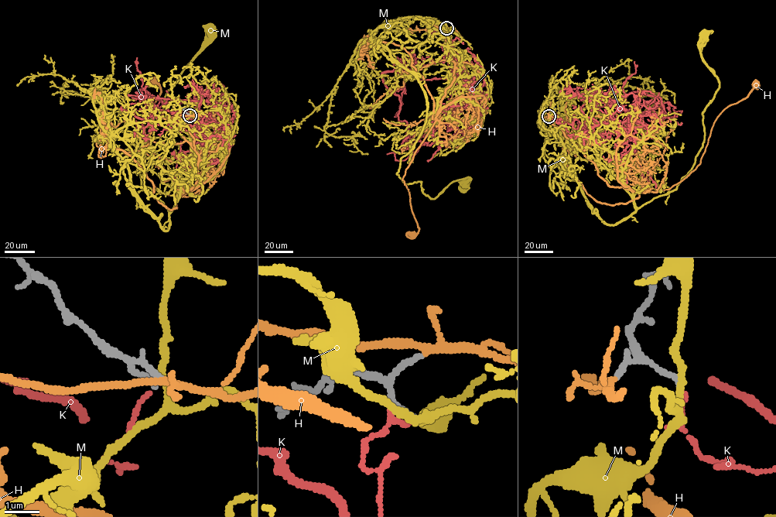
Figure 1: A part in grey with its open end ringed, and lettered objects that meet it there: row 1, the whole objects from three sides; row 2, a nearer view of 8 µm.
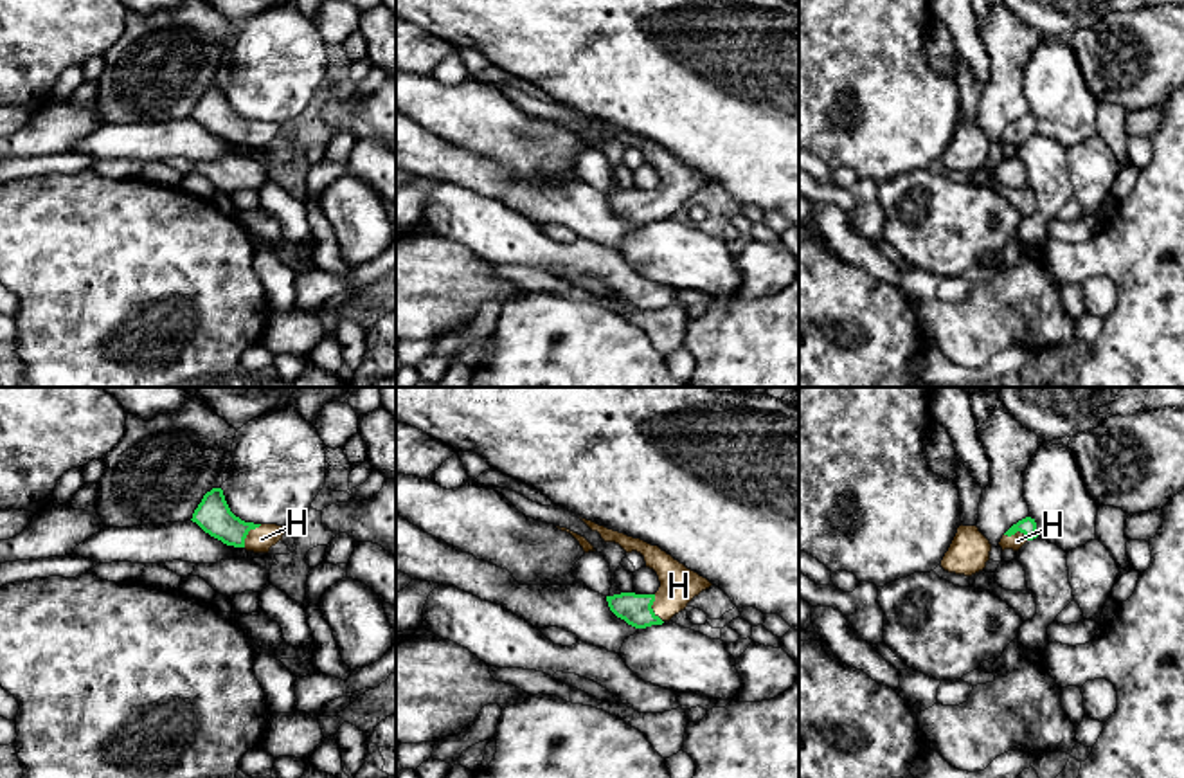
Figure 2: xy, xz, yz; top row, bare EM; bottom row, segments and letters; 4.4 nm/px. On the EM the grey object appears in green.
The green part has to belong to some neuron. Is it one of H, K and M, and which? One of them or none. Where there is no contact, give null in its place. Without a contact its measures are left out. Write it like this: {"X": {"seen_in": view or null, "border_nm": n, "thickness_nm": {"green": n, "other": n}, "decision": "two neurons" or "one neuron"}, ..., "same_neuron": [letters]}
{"H": {"seen_in": "xz", "border_nm": 130, "thickness_nm": {"green": 140, "other": 170}, "decision": "one neuron"}, "K": {"seen_in": null, "decision": "two neurons"}, "M": {"seen_in": null, "decision": "two neurons"}, "same_neuron": ["H"]}

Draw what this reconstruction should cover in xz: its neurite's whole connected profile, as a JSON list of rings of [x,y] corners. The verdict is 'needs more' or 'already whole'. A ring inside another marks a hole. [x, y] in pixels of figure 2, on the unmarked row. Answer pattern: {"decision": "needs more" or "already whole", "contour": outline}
{"decision": "needs more", "contour": [[[587,115],[581,117],[592,128],[597,128],[605,139],[615,139],[626,149],[641,149],[646,164],[657,169],[660,184],[655,191],[621,189],[606,193],[610,207],[635,225],[669,218],[684,207],[695,193],[713,182],[707,175],[687,166],[659,142],[608,126]]]}

